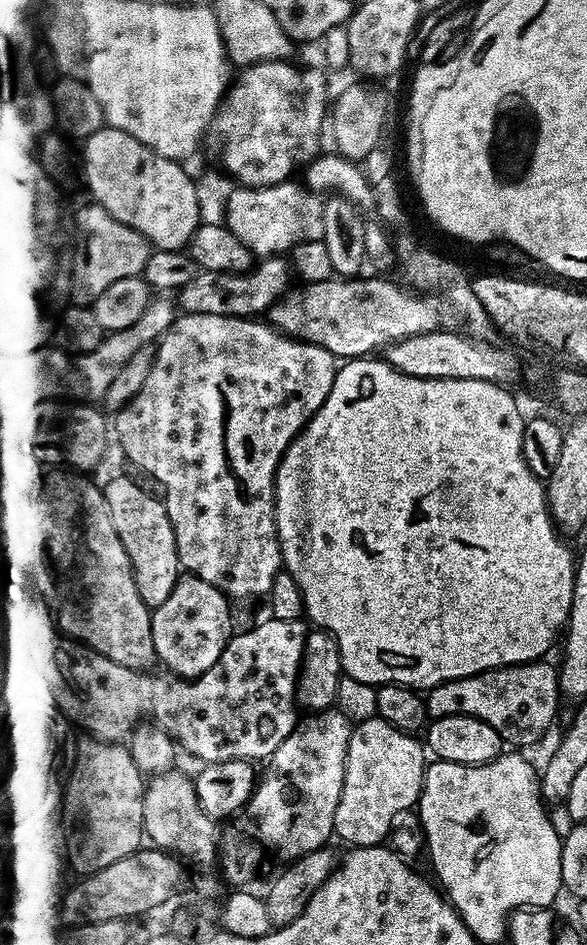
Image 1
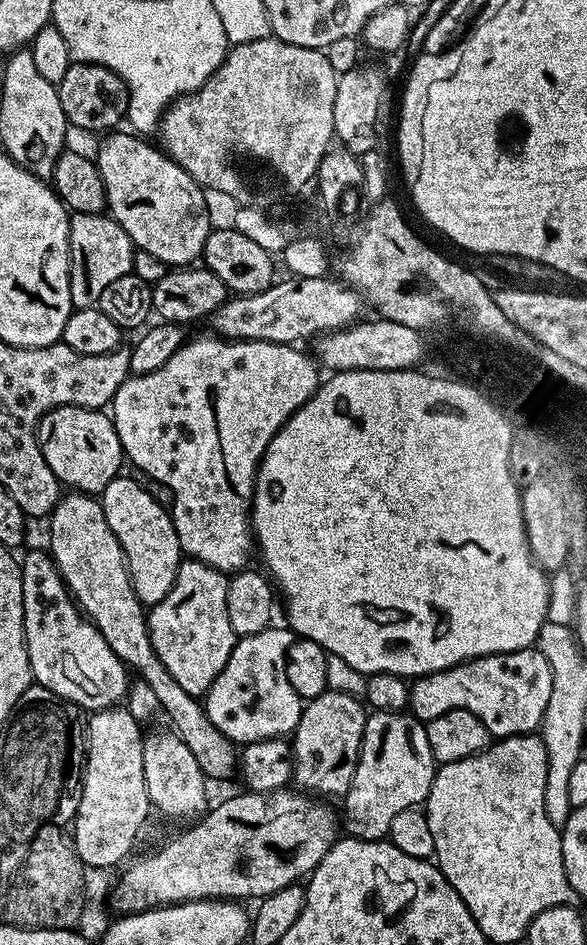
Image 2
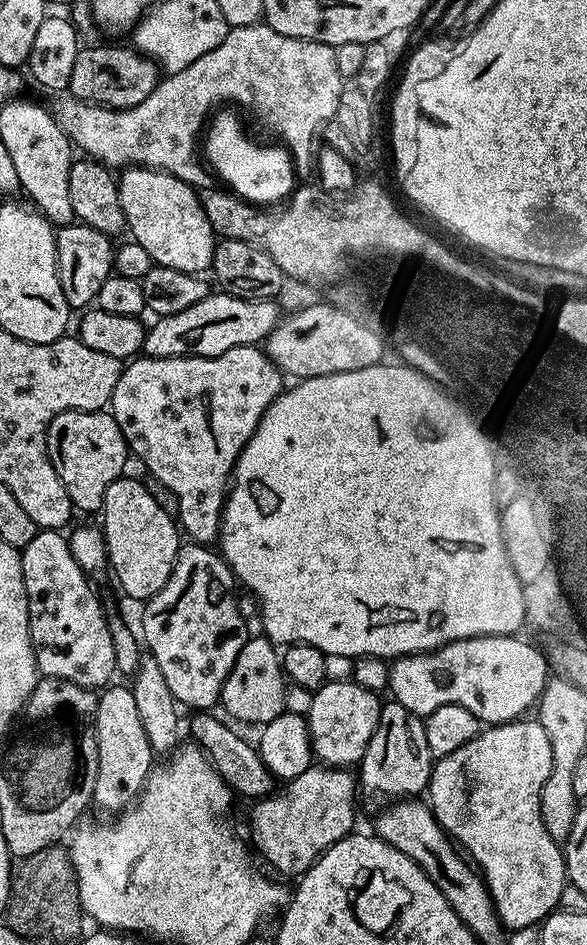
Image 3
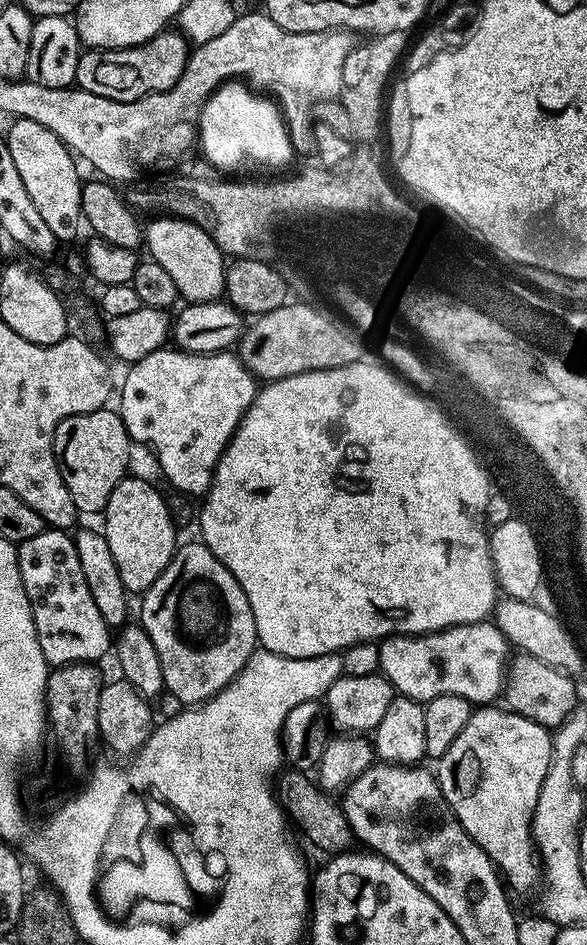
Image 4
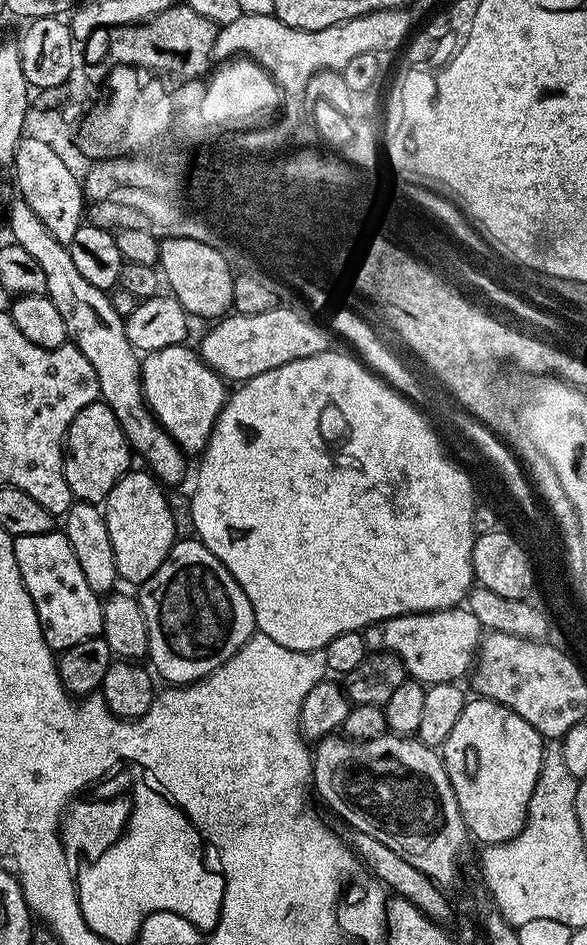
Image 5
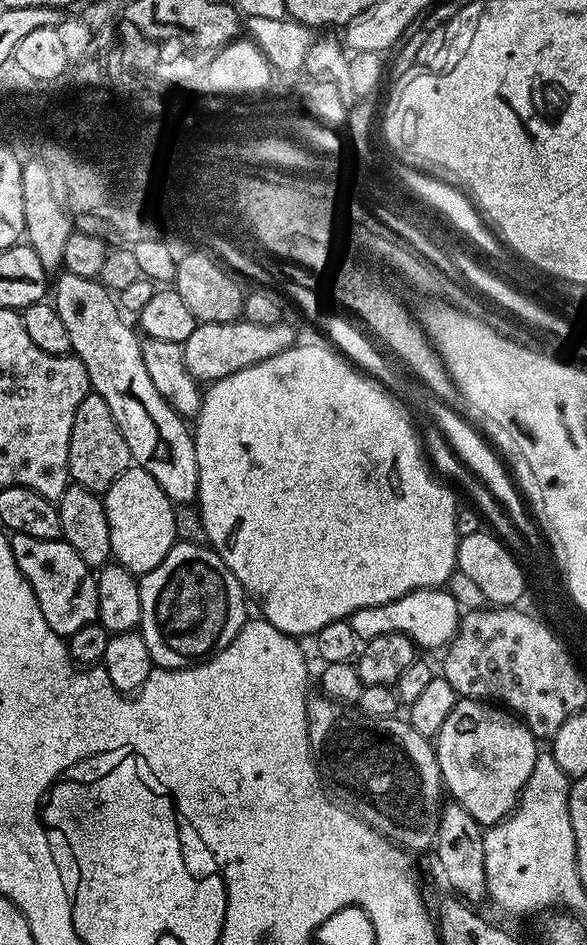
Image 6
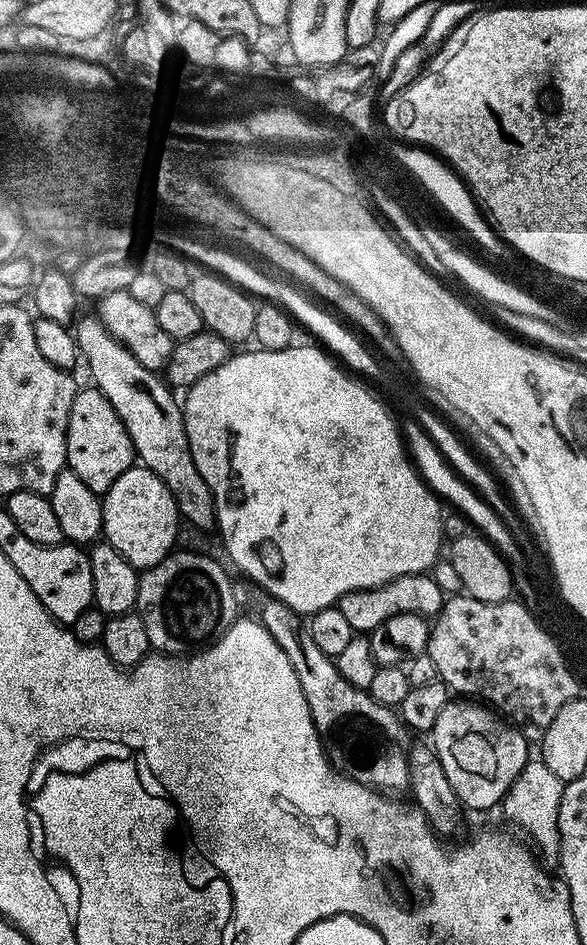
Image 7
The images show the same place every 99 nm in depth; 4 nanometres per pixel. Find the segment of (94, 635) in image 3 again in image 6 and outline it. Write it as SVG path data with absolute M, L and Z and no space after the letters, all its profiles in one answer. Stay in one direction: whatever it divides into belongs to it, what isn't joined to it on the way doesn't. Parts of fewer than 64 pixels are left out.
M11 533L12 562L18 566L21 577L34 590L38 598L38 606L42 610L42 618L50 622L50 630L65 638L72 636L74 630L82 630L82 626L96 620L98 610L98 590L93 569L88 567L82 558L78 558L78 550L70 546L63 538L43 540L30 538L30 534Z

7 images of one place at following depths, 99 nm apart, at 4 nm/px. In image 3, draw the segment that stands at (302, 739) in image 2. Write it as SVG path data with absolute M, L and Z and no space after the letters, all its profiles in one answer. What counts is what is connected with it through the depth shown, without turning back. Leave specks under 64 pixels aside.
M351 678L329 679L312 692L312 701L306 709L308 729L312 735L312 754L321 765L348 768L364 759L366 746L378 726L382 700L377 693L358 686Z

